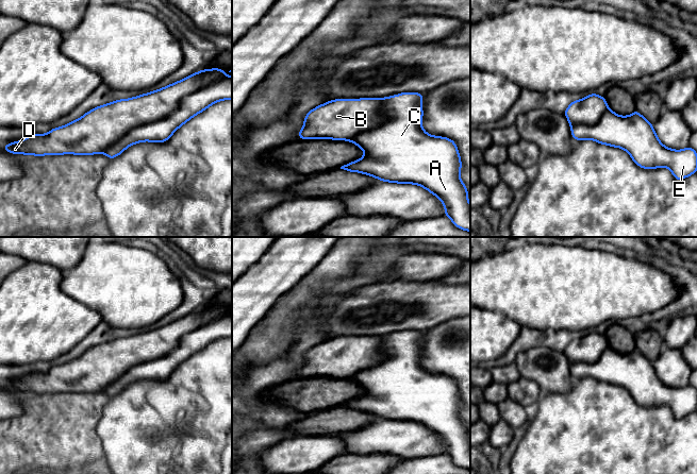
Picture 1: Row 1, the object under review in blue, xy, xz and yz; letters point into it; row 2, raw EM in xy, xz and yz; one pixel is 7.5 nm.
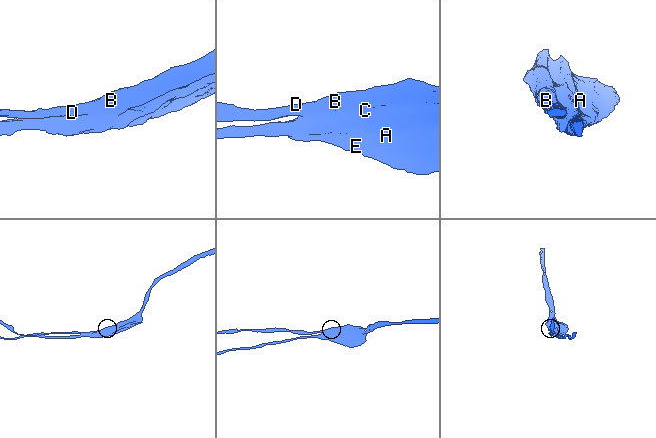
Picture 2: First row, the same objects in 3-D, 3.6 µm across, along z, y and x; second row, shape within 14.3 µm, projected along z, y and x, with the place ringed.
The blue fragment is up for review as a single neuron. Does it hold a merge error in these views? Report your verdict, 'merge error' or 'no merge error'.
merge error

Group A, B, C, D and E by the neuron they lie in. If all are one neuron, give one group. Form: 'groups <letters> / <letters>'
groups A C E / B D

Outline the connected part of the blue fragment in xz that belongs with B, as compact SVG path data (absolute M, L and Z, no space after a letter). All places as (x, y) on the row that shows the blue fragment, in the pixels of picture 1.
M385 98L335 99L311 109L304 117L299 139L348 140L383 122L381 107Z

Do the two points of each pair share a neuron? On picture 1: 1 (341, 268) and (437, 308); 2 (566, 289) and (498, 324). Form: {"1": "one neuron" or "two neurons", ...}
{"1": "two neurons", "2": "two neurons"}

